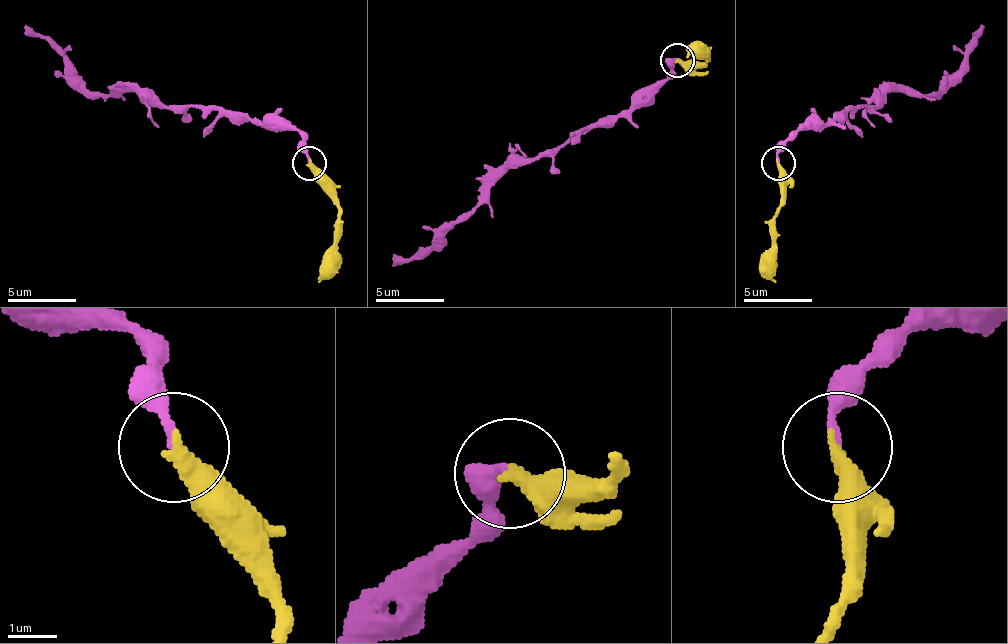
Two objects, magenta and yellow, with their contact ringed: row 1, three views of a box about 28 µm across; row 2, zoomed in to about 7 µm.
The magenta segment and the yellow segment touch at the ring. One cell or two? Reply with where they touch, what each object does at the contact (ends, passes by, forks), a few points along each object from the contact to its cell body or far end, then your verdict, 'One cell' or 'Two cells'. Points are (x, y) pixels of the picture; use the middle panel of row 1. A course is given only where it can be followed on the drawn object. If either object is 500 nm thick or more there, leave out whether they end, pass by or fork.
Place: (677, 60). At the ring magenta ends. At the ring yellow ends. Course of magenta: (678, 61), (675, 58), (675, 68), (613, 119), (517, 160), (432, 246), (421, 246), (391, 266). Course of yellow: (678, 61), (692, 65), (705, 61), (705, 58), (685, 58). One cell

